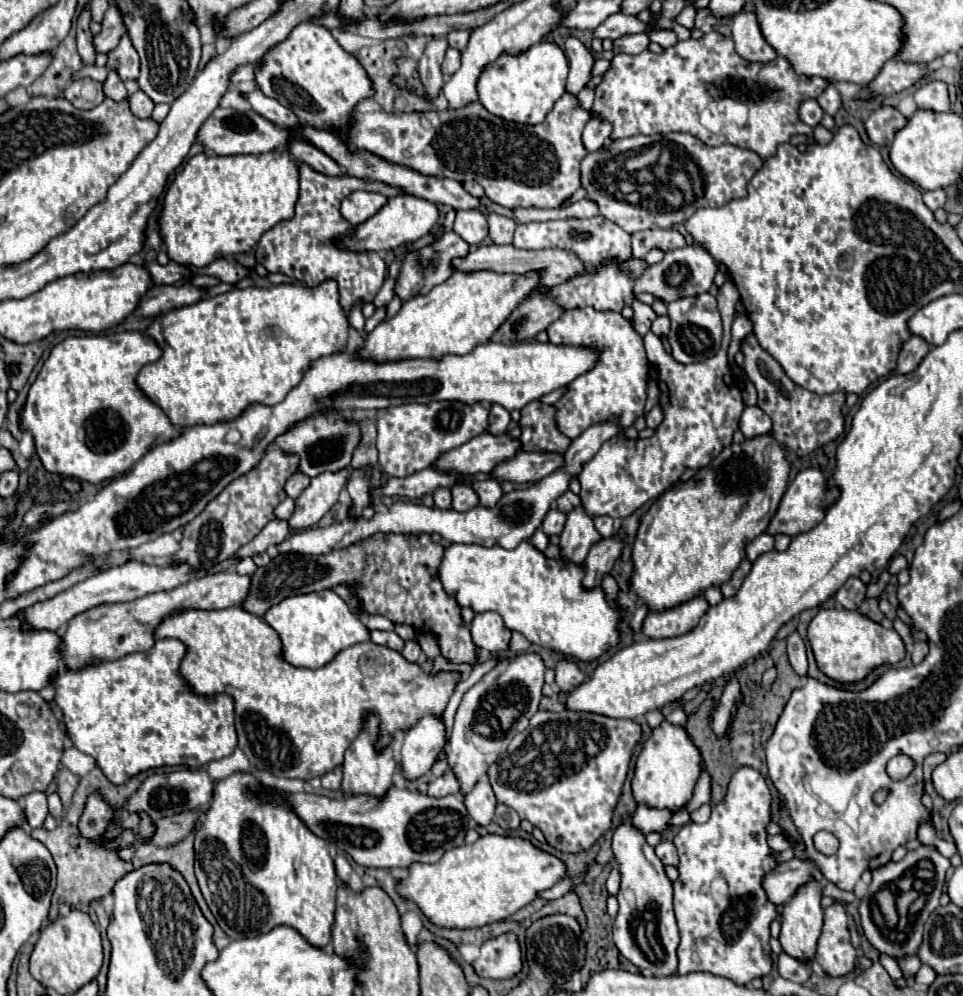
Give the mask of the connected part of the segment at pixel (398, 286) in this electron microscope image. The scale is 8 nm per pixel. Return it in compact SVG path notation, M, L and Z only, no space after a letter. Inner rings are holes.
M453 231L443 233L443 237L431 245L425 245L417 251L407 251L401 261L401 271L397 275L397 281L395 281L395 295L401 301L409 301L417 295L427 295L433 287L445 283L453 275L451 261L457 257L463 259L463 257L467 257L467 253L469 253L469 245Z

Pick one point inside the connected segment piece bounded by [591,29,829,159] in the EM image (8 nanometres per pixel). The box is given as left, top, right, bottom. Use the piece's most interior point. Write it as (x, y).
(645, 94)

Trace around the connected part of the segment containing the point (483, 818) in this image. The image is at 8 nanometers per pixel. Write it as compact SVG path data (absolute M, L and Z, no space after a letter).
M483 775L477 781L477 785L465 795L465 807L477 825L489 825L495 815L495 805L497 805L495 793L489 785L487 775Z

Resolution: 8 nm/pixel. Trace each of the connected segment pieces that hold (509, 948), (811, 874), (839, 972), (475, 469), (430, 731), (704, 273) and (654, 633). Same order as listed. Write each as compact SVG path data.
M503 933L481 945L479 959L473 961L475 971L489 979L509 979L523 967L521 949L515 933Z
M795 857L791 861L779 863L777 869L773 869L765 877L765 891L769 893L771 903L783 905L809 881L823 881L823 873L809 857L807 859Z
M833 903L825 909L815 961L833 977L843 977L857 967L857 949L851 945L847 911L841 903Z
M481 433L467 441L465 445L451 449L437 461L437 469L447 471L455 469L461 475L475 475L475 473L489 473L503 461L513 459L517 453L523 451L521 439L511 437L509 433L493 435L493 433Z
M425 715L407 733L401 749L401 765L407 779L425 775L447 747L447 727L443 717Z
M687 245L685 249L673 249L673 251L665 253L665 259L661 263L651 265L641 275L641 281L637 281L633 285L633 293L639 295L639 293L647 291L667 303L675 301L679 297L695 297L695 295L709 291L717 271L719 271L719 263L713 259L713 255L703 245Z
M697 595L681 605L663 611L649 611L643 621L643 635L649 639L665 639L685 635L697 627L697 621L709 609L709 603L703 595Z

